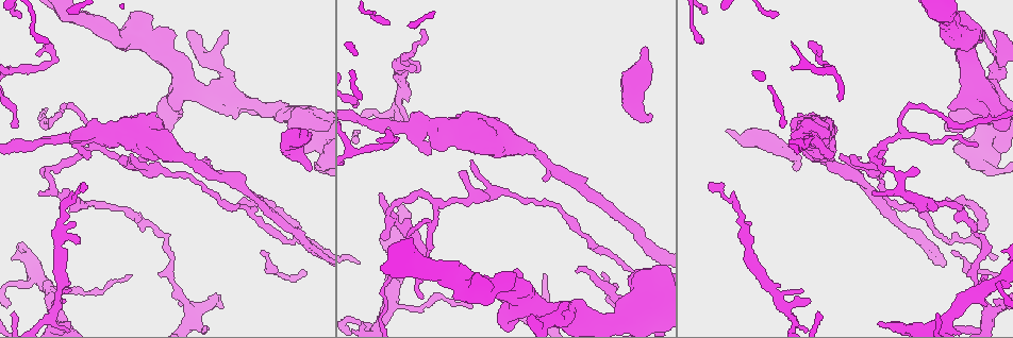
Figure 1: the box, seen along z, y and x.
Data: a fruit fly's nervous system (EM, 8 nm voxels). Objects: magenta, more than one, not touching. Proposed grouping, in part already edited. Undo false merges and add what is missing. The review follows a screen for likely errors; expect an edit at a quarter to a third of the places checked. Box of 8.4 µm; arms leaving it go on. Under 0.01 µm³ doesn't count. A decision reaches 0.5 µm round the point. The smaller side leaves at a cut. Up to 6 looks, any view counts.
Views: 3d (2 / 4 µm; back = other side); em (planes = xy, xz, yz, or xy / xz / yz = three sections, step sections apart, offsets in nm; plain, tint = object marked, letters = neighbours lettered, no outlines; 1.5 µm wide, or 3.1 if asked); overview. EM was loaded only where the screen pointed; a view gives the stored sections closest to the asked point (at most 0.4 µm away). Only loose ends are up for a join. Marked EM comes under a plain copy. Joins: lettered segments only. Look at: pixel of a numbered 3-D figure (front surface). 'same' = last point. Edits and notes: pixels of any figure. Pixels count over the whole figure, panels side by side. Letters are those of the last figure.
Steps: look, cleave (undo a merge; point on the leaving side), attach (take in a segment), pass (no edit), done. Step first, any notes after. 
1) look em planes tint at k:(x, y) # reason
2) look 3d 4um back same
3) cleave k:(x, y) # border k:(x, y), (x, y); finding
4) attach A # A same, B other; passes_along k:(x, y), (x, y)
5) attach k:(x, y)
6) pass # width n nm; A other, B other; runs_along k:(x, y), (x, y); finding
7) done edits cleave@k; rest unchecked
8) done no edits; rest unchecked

look em yz step 8 letters at 1:(642, 48) # branch stops here

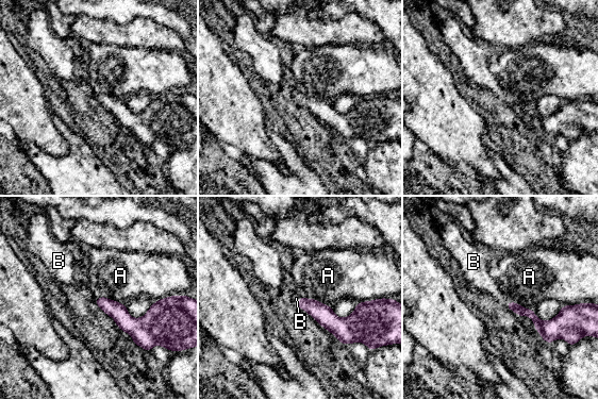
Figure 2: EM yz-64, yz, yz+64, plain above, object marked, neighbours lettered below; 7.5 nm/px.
attach B # A other, B same; passes_along 2:(517, 309), (509, 302), (483, 281); it goes on there

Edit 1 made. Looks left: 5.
look overview

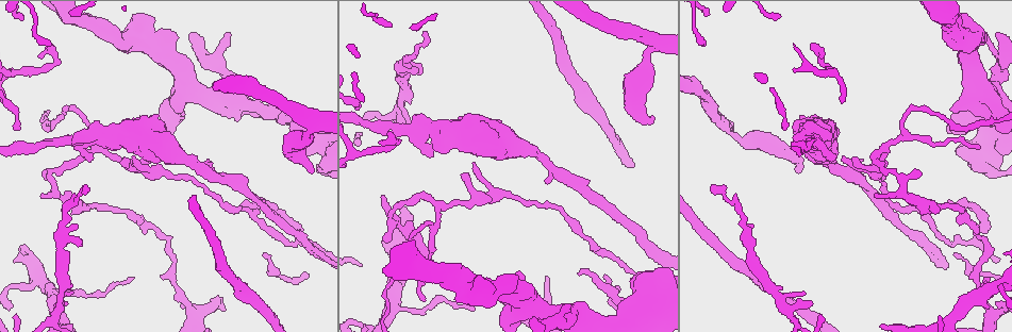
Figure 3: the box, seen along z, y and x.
look em planes letters at 3:(177, 159) # sudden change in width

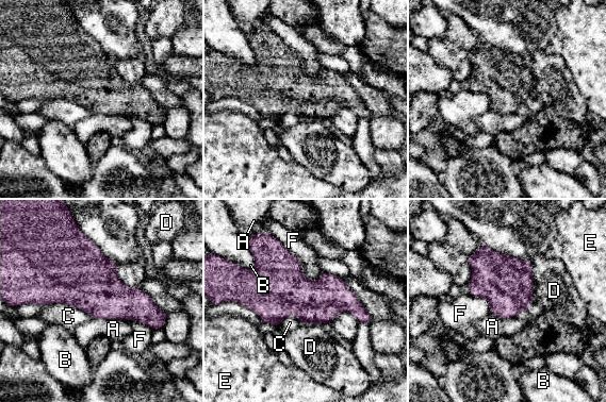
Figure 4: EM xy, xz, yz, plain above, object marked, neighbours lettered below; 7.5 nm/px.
pass # width 360 nm; longest_contact F 500 nm; A other, B other, C other, D other, E other, F other; all the same cell

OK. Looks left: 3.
look 3d 4um at 3:(229, 33) # an open end

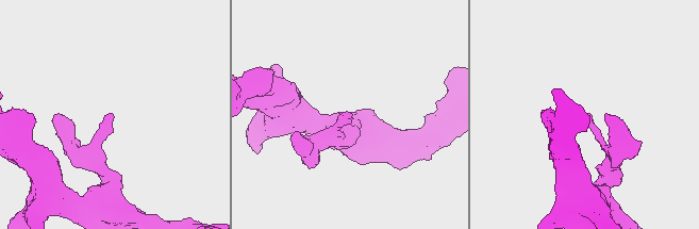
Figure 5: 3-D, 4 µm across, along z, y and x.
look em xy step 4 tint at 5:(587, 113)

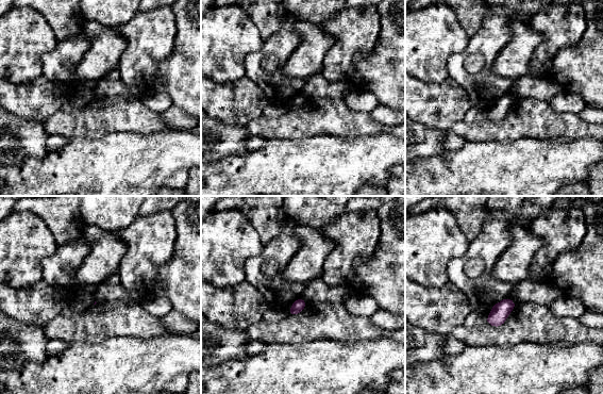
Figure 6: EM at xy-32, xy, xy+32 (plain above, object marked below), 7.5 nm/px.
look em planes letters same # another direction

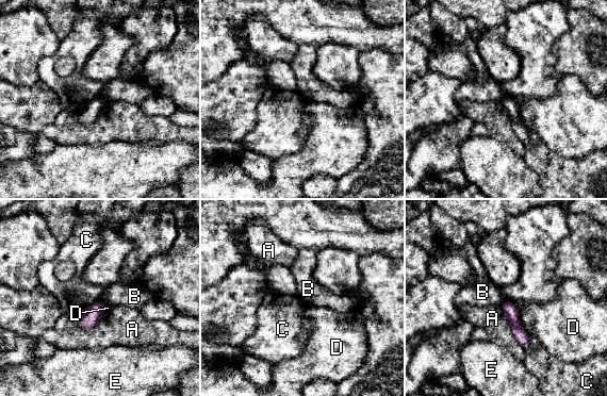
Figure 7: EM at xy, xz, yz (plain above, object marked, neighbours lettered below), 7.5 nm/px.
pass # width 110 nm; A other, B other, C other, D other, E other; border 7:(99, 299), (83, 308); no lettered segment goes on from it

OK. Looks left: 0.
done edits attach@2; rest unchecked

